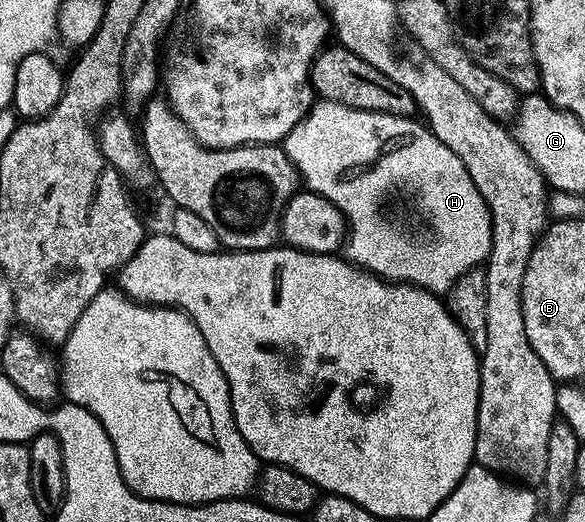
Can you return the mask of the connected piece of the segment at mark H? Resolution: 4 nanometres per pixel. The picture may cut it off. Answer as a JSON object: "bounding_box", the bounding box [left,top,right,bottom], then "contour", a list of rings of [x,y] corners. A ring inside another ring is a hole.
{"bounding_box":[281,101,491,293],"contour":[[[319,101],[312,106],[303,120],[287,134],[286,139],[282,140],[281,146],[287,152],[287,156],[291,158],[291,164],[298,171],[299,178],[305,184],[306,190],[315,191],[321,197],[328,199],[342,213],[344,219],[347,220],[349,234],[345,239],[345,255],[356,267],[361,267],[364,271],[370,271],[371,274],[378,275],[380,279],[396,283],[412,283],[414,287],[423,287],[426,291],[446,293],[457,281],[457,277],[461,277],[473,267],[486,264],[487,255],[491,252],[491,214],[487,209],[487,202],[483,200],[481,193],[477,193],[477,185],[473,185],[473,177],[469,177],[469,169],[465,169],[465,165],[461,165],[461,157],[457,157],[457,153],[453,153],[453,149],[449,149],[449,145],[442,143],[431,132],[430,127],[424,125],[418,118],[406,115],[386,115],[376,111],[362,111],[361,109],[346,107],[340,103]],[[358,167],[383,167],[383,171],[355,171]],[[390,191],[404,191],[415,202],[415,207],[419,210],[420,217],[427,222],[427,231],[421,232],[420,235],[411,233],[403,227],[398,227],[393,220],[386,219],[379,212],[379,202]]]}

